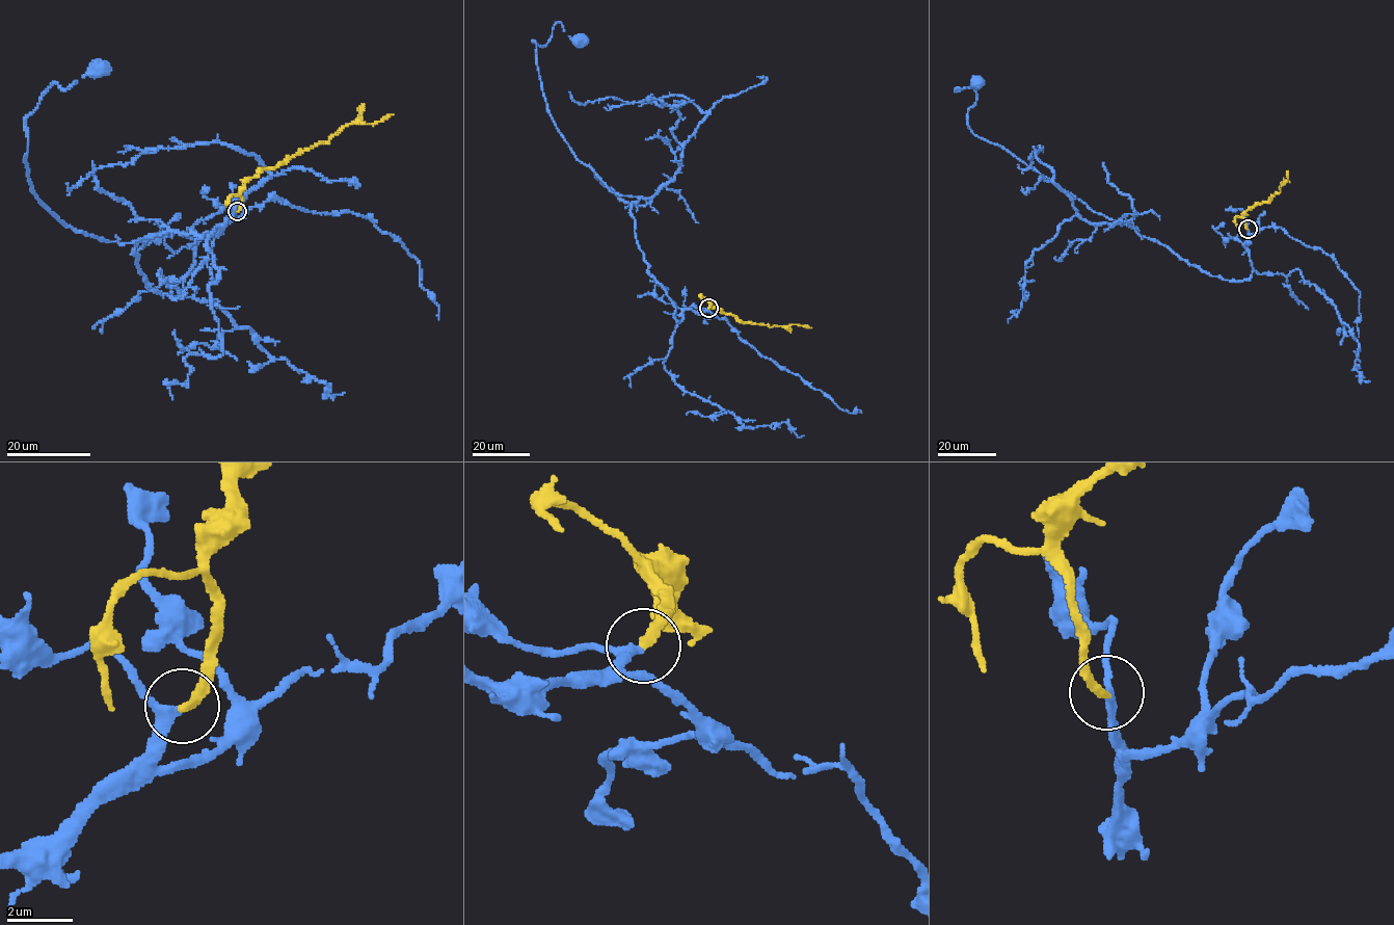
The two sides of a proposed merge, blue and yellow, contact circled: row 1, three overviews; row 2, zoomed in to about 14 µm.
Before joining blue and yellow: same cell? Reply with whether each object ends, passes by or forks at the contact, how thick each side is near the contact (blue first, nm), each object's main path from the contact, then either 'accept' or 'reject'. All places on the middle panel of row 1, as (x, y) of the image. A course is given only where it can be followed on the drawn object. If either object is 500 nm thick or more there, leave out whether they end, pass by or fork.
blue passes by; yellow ends there; 240 nm thick on the blue side, 280 nm on the other; blue runs (708, 308), (677, 322), (636, 239), (638, 199), (611, 191), (554, 121), (532, 41), (560, 22), (581, 41); yellow runs (708, 308), (709, 301), (743, 322), (770, 326), (811, 327); accept

